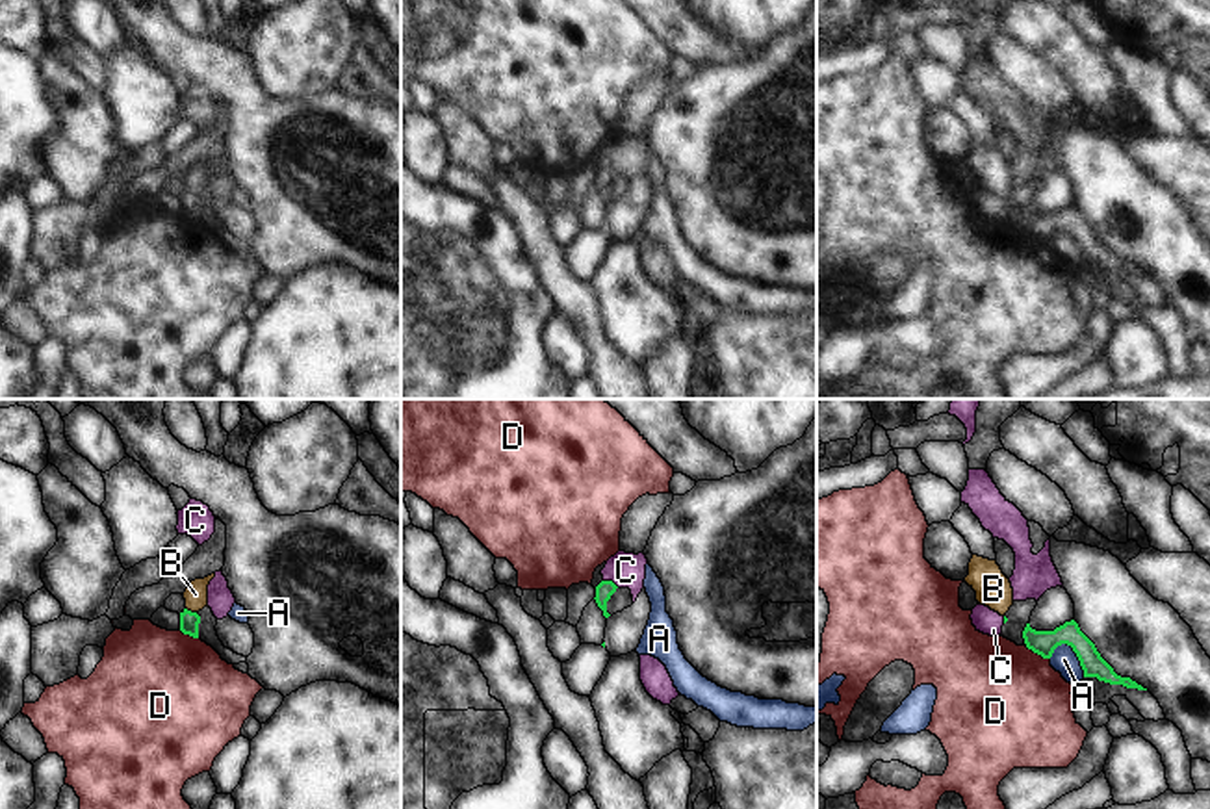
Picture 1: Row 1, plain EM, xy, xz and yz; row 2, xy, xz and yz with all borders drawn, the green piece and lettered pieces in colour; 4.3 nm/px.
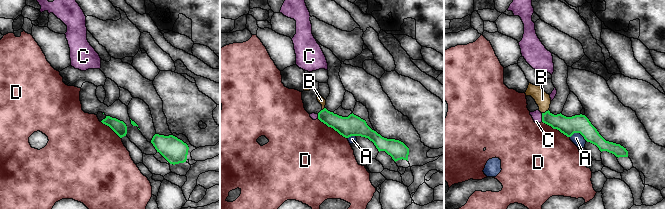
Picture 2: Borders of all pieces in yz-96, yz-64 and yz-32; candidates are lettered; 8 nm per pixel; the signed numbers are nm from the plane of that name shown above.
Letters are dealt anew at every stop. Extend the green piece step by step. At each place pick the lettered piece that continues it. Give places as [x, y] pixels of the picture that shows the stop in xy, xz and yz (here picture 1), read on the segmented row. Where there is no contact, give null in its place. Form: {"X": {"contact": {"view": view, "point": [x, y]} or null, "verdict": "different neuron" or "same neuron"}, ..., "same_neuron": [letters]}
{"A": {"contact": {"view": "yz", "point": [1077, 655]}, "verdict": "different neuron"}, "B": {"contact": {"view": "xy", "point": [190, 611]}, "verdict": "same neuron"}, "C": {"contact": {"view": "xz", "point": [611, 581]}, "verdict": "different neuron"}, "D": {"contact": {"view": "yz", "point": [1038, 654]}, "verdict": "different neuron"}, "same_neuron": ["B"]}

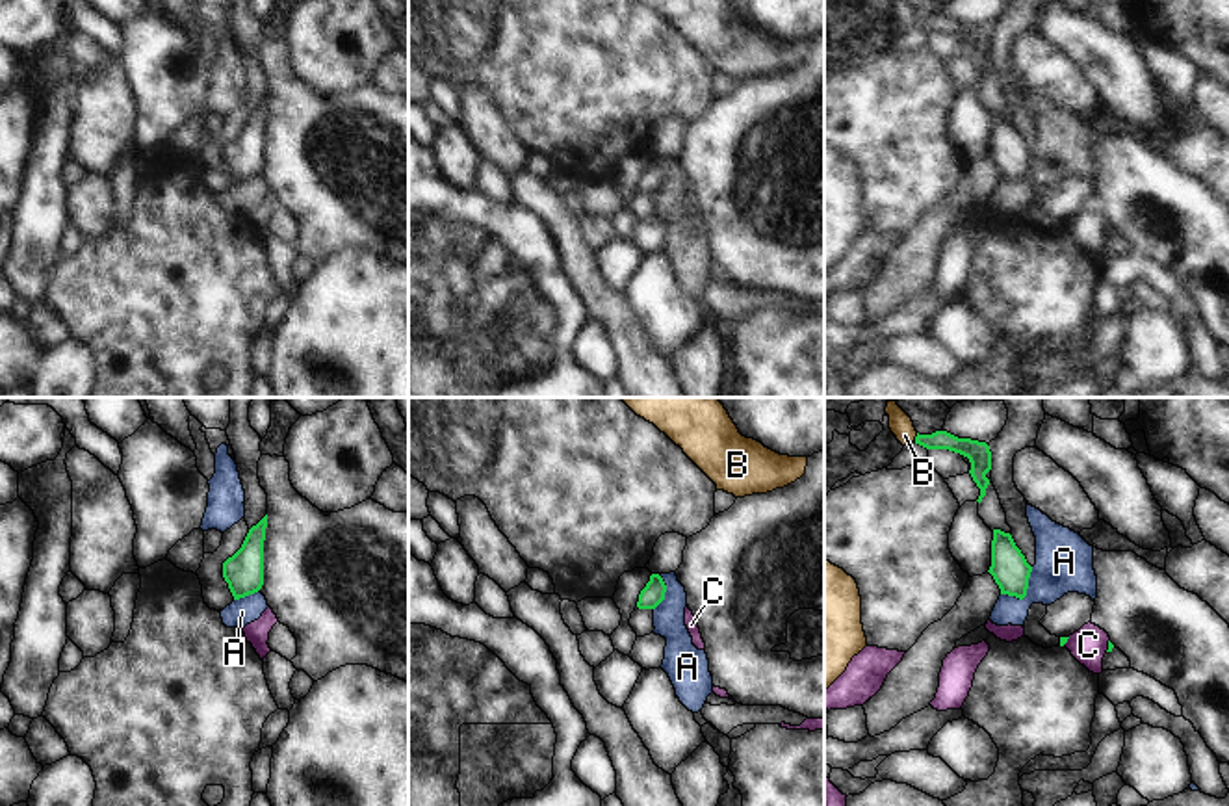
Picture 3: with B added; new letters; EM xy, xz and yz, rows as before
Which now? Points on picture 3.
{"A": {"contact": {"view": "yz", "point": [1025, 593]}, "verdict": "different neuron"}, "B": {"contact": {"view": "yz", "point": [916, 437]}, "verdict": "different neuron"}, "C": {"contact": {"view": "yz", "point": [1109, 645]}, "verdict": "different neuron"}, "same_neuron": []}

